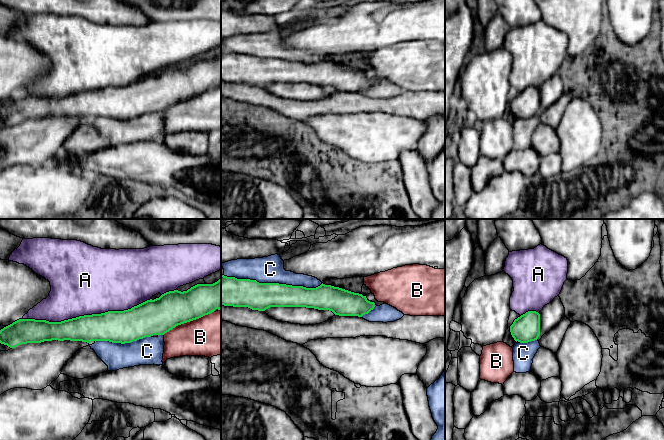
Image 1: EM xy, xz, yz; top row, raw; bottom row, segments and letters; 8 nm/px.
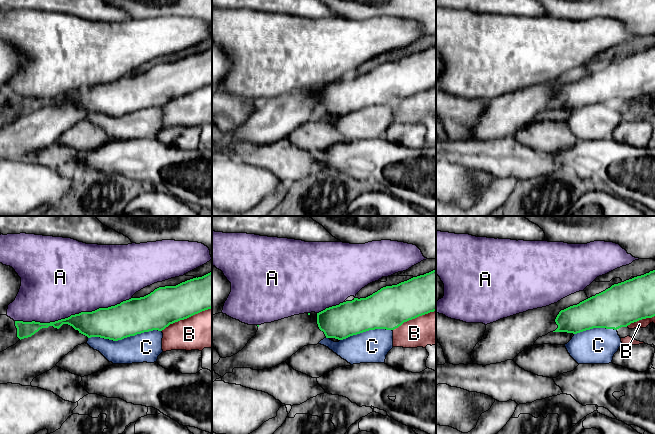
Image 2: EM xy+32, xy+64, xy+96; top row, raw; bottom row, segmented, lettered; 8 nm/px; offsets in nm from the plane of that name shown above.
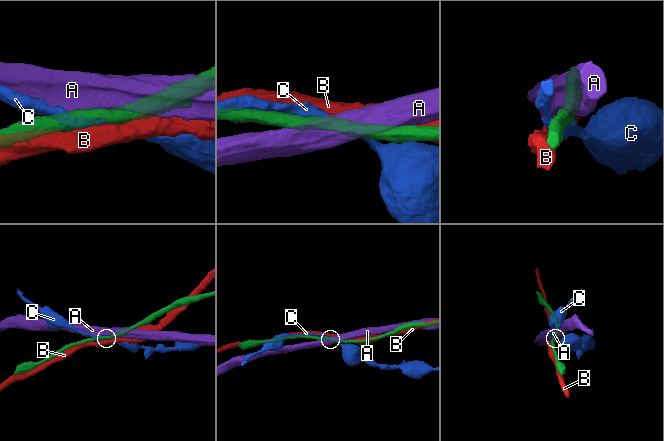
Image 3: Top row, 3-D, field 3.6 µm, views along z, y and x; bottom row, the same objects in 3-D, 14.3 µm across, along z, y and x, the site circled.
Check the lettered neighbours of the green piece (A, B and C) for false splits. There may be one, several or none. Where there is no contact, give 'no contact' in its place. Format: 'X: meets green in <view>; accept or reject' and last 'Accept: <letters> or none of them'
A: meets green in xy; reject
B: meets green in xy; reject
C: meets green in xz; reject
Accept: none of them

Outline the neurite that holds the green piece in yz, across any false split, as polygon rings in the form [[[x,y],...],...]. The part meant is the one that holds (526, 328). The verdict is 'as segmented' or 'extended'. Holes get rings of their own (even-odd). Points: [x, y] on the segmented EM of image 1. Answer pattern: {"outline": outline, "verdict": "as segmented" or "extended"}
{"outline": [[[559,296],[545,305],[538,313],[528,311],[514,320],[510,332],[514,340],[528,343],[540,340],[542,336],[553,329],[565,316],[565,308]]], "verdict": "extended"}

